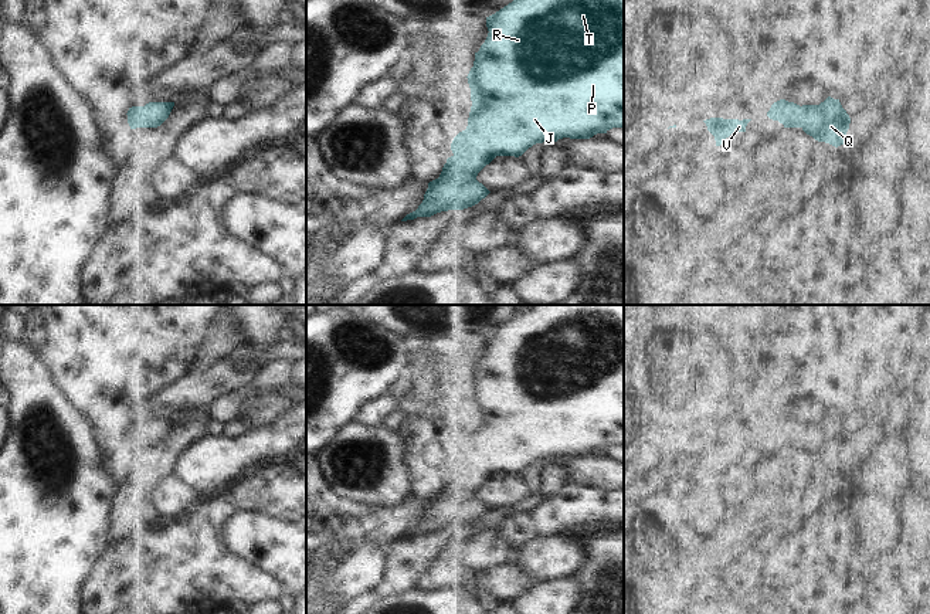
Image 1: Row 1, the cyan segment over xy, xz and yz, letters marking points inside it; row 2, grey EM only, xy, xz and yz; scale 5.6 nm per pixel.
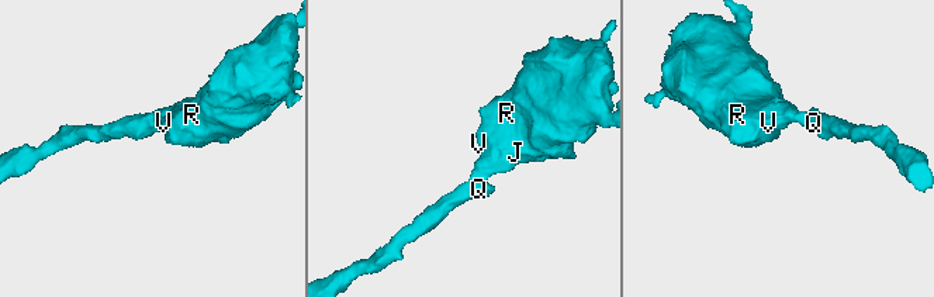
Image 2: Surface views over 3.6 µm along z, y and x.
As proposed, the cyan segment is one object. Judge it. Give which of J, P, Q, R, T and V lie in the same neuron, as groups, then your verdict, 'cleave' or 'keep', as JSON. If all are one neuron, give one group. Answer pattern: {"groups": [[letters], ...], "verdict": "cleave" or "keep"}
{"groups": [["J", "P", "Q", "R", "T", "V"]], "verdict": "keep"}

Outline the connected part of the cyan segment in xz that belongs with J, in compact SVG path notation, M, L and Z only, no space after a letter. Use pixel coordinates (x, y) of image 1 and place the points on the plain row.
M534 305L486 335L486 345L488 355L466 394L472 418L468 444L454 455L454 472L439 495L428 501L422 520L401 539L478 522L491 509L476 493L496 474L519 475L536 461L624 447L624 305Z

